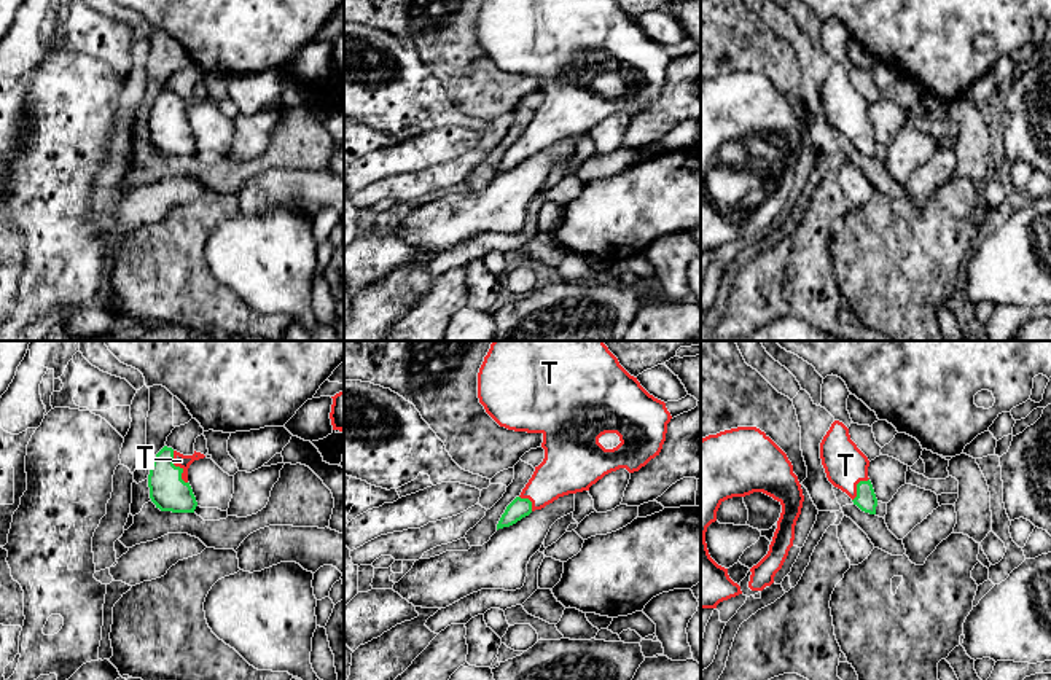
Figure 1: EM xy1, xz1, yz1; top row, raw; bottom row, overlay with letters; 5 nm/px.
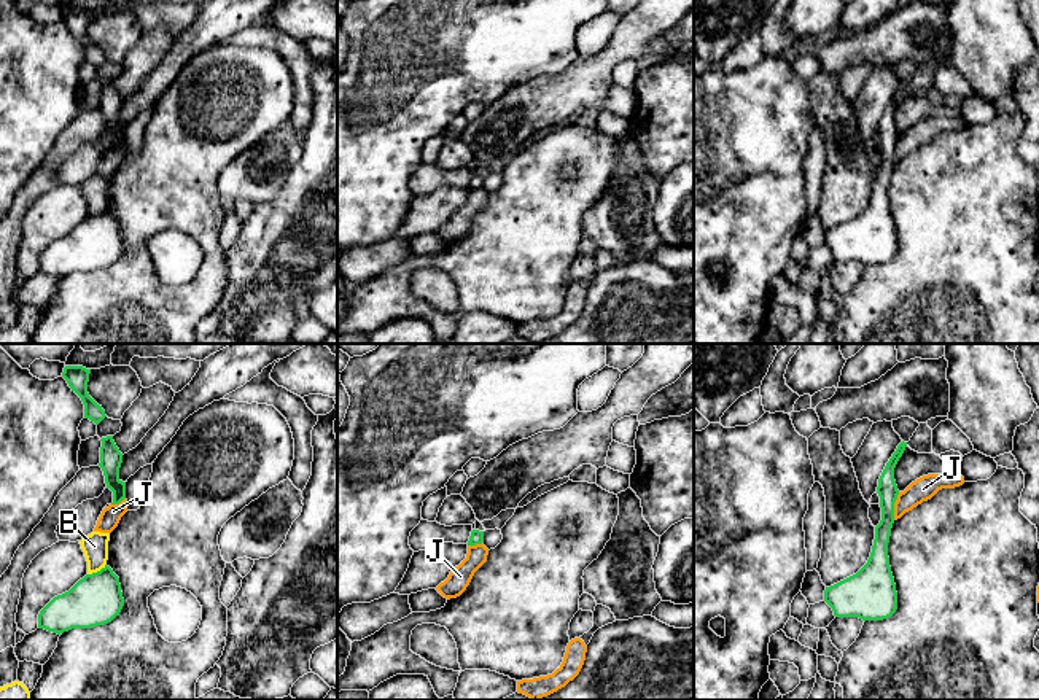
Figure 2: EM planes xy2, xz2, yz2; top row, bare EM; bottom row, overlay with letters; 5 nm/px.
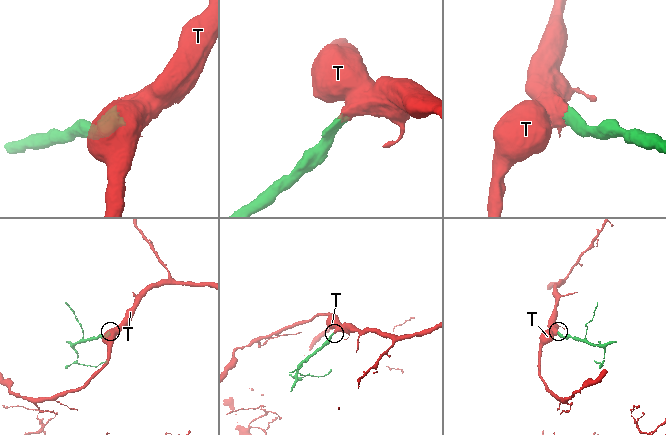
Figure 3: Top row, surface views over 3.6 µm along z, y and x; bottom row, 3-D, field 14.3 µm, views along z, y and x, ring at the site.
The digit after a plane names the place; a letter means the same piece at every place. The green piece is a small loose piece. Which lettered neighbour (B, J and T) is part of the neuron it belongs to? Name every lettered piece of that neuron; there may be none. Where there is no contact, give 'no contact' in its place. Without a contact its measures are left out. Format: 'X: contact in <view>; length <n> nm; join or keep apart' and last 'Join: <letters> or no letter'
B: contact in xy2; length 110 nm; keep apart
J: contact in yz2; length 150 nm; keep apart
T: contact in xy1; length 180 nm; join
Join: T

